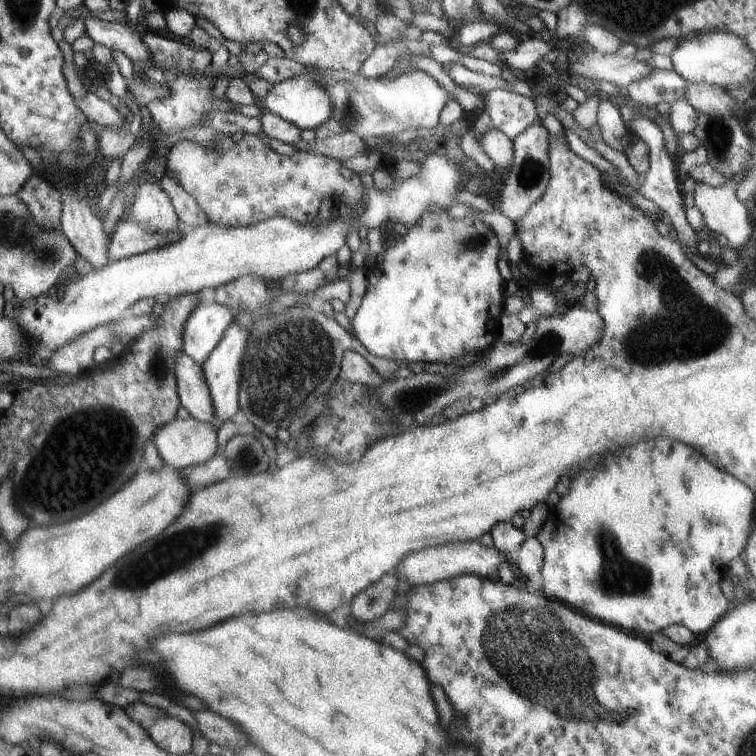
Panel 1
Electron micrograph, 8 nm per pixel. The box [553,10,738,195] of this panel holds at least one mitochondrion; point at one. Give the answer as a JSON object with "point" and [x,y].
{"point":[718,133]}

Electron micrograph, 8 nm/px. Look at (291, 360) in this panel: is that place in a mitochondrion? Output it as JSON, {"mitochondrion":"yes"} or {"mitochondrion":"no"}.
{"mitochondrion":"yes"}

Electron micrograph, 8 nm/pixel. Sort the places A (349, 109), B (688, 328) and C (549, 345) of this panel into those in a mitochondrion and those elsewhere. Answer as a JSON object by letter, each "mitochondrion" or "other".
{"A":"mitochondrion","B":"mitochondrion","C":"mitochondrion"}

